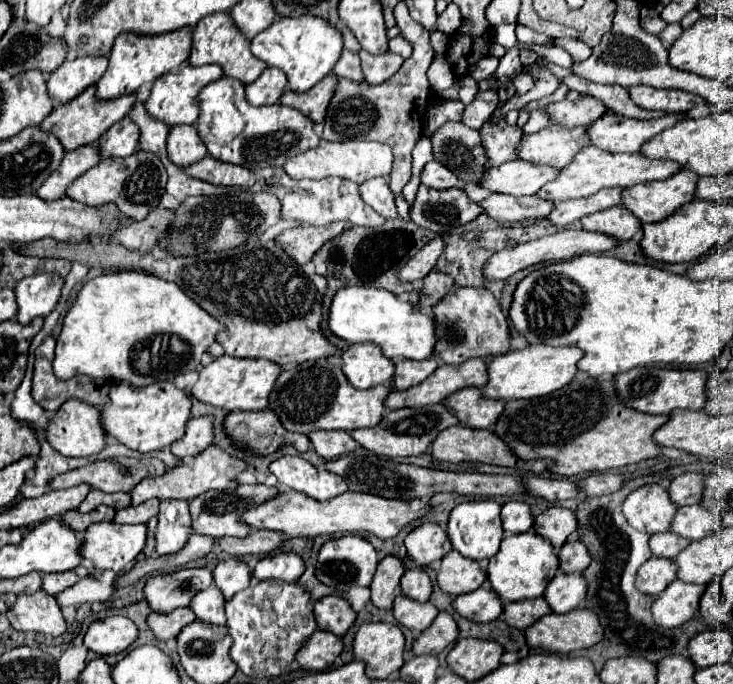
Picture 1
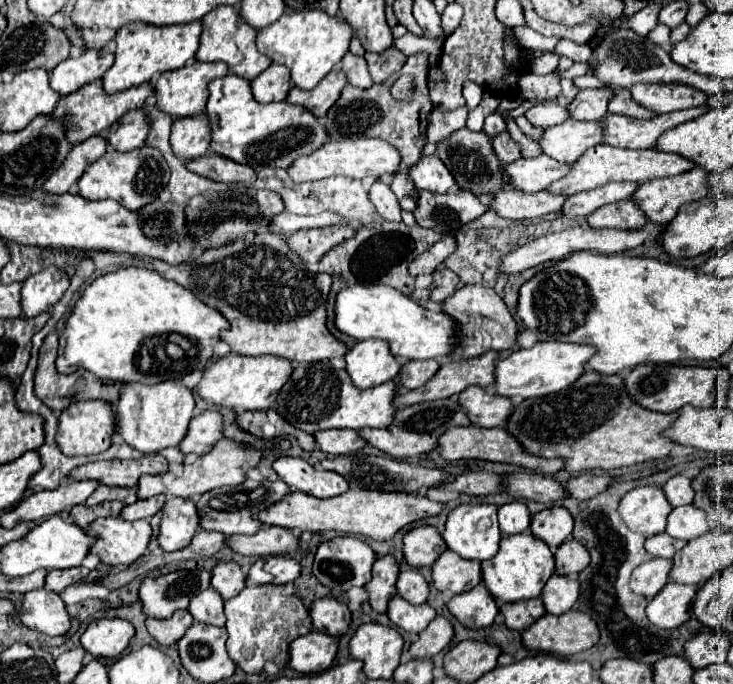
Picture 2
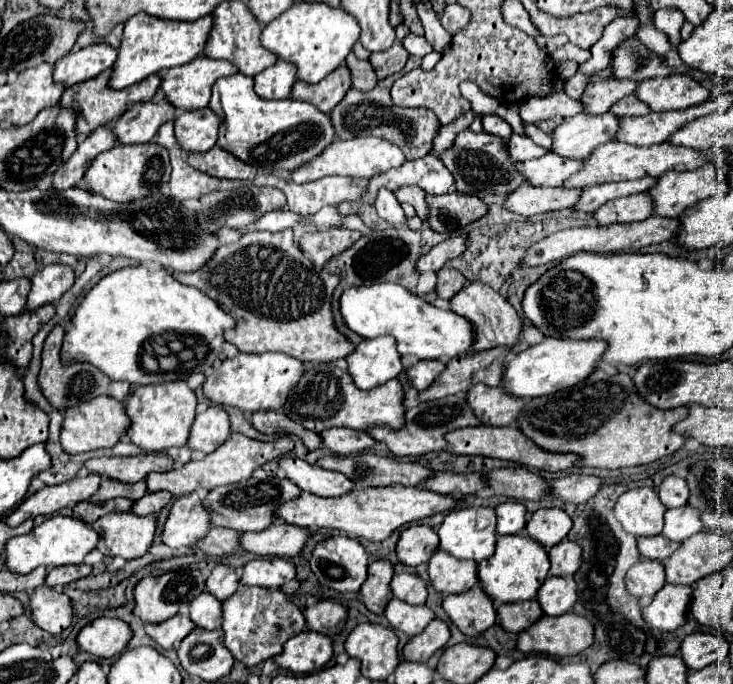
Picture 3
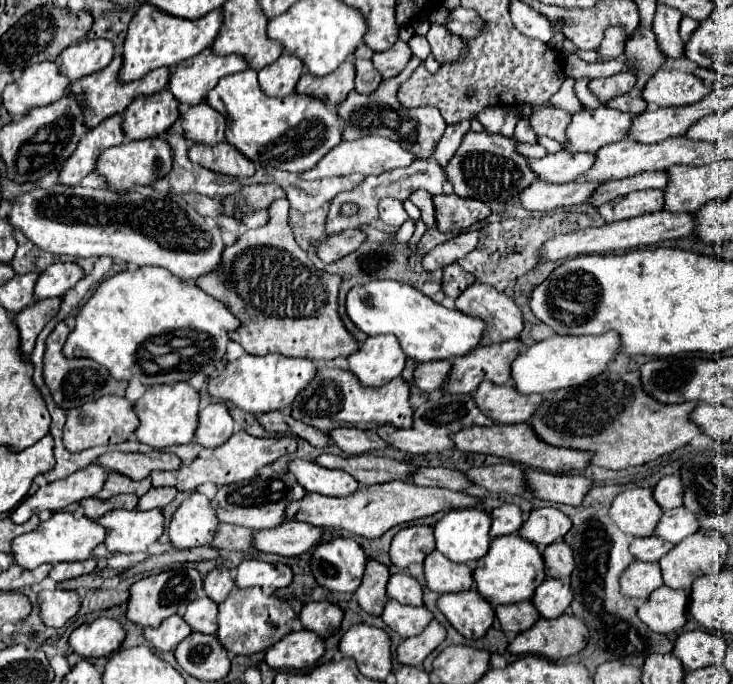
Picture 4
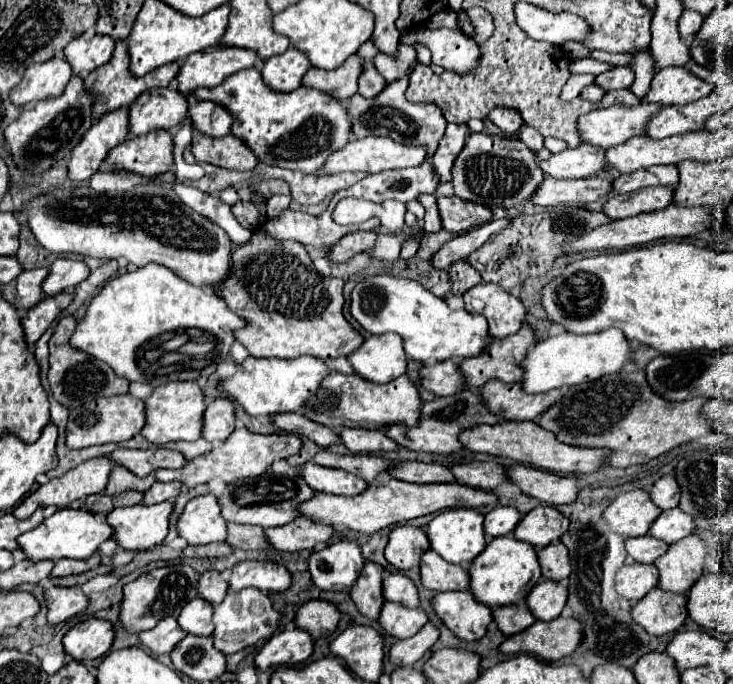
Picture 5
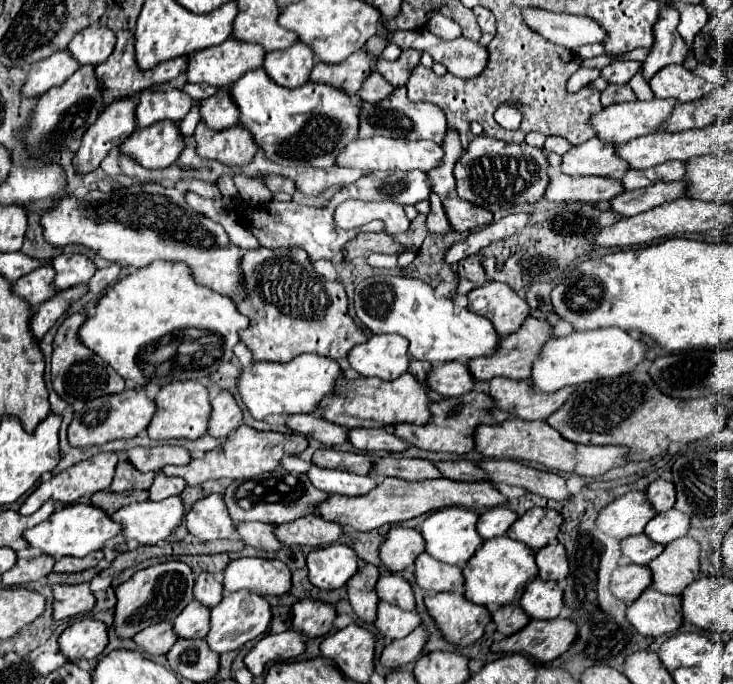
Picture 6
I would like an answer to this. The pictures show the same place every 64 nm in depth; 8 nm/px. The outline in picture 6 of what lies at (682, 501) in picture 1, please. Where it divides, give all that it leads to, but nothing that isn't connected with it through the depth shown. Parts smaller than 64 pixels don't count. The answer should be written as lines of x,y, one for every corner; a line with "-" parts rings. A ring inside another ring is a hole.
654,480
648,488
646,488
646,498
652,504
652,508
656,512
664,512
670,510
676,502
676,492
674,492
674,484
666,482
666,480

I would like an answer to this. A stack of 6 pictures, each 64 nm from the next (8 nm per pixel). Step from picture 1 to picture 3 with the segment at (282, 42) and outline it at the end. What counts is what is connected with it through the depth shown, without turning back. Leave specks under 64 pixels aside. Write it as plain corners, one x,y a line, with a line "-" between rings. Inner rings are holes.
296,2
288,12
280,14
276,20
266,24
260,36
264,48
276,52
278,58
290,60
298,66
298,80
312,84
320,82
330,72
334,72
340,64
344,64
346,56
352,52
352,46
358,42
358,38
360,38
360,24
356,22
356,18
352,18
352,14
348,14
342,6
334,8
334,6
324,6
322,2

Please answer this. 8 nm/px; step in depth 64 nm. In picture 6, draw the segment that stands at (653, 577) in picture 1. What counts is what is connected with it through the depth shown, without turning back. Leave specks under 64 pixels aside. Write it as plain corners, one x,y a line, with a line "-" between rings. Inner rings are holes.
628,564
628,566
618,566
612,572
610,588
612,594
626,604
632,604
648,586
650,586
650,570
648,566
638,566
638,564

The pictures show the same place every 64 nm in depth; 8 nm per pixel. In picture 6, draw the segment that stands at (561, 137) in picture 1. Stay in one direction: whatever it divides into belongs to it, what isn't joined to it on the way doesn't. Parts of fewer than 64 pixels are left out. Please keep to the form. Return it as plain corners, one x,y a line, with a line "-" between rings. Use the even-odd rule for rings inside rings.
654,98
650,102
622,102
604,108
600,114
592,116
592,126
598,132
598,138
612,144
624,144
632,138
660,132
664,118
672,114
676,100

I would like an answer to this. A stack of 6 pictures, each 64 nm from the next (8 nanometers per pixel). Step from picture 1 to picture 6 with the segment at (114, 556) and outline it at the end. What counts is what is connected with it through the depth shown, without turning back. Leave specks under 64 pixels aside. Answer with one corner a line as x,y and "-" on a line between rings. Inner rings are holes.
170,496
160,502
138,502
120,508
112,514
112,520
122,522
126,540
138,540
140,544
162,544
180,524
186,514
186,506
180,496

